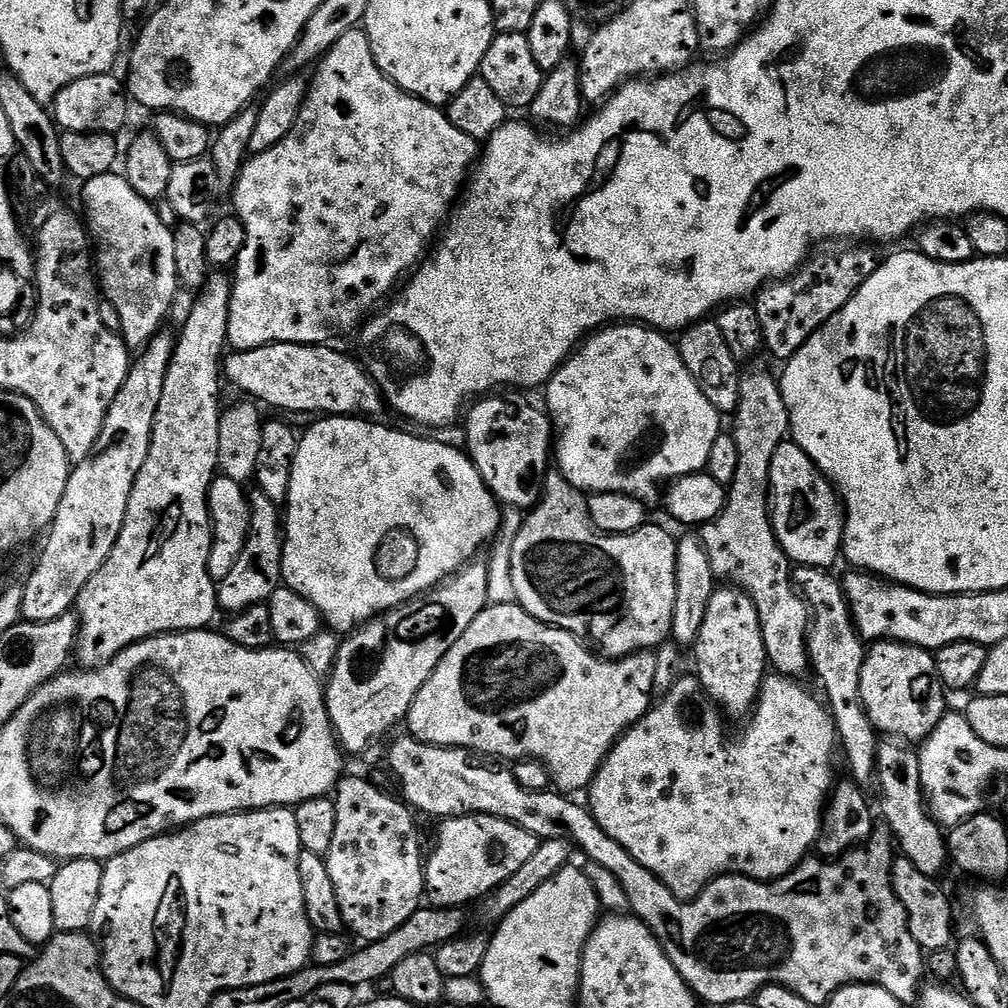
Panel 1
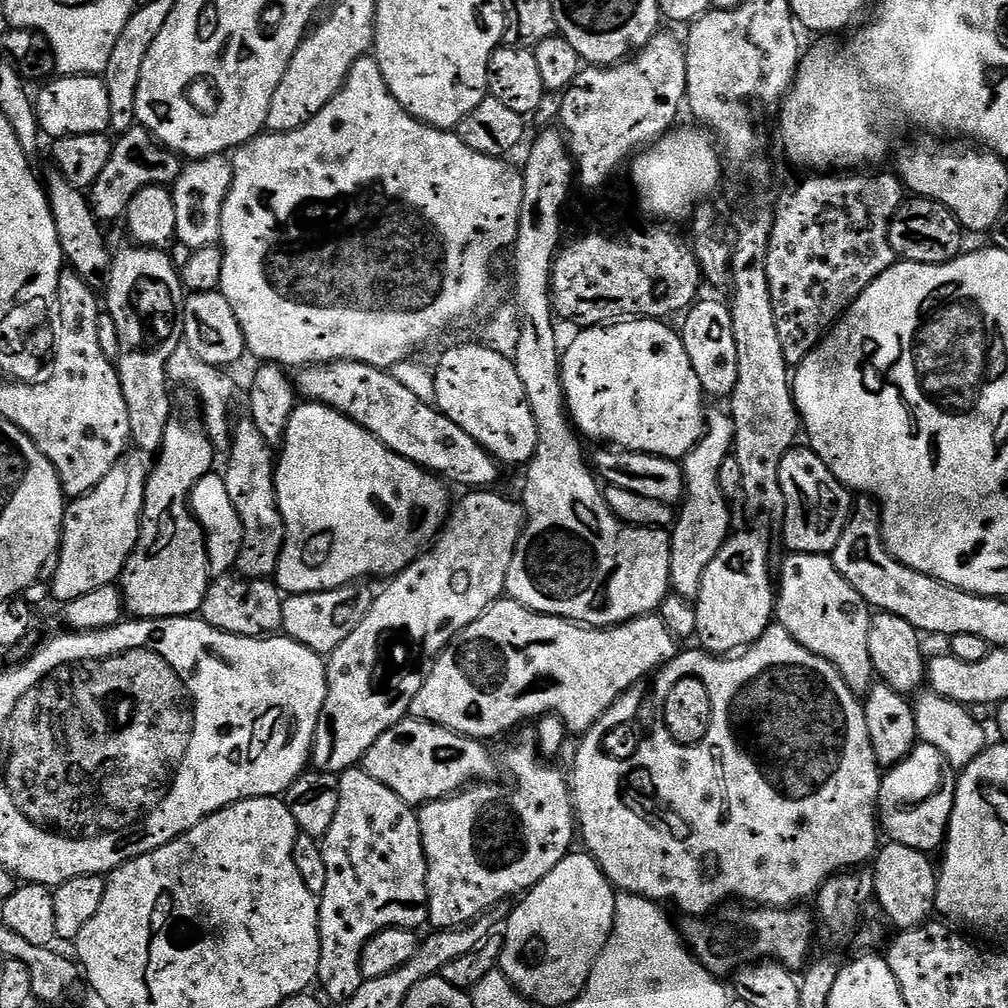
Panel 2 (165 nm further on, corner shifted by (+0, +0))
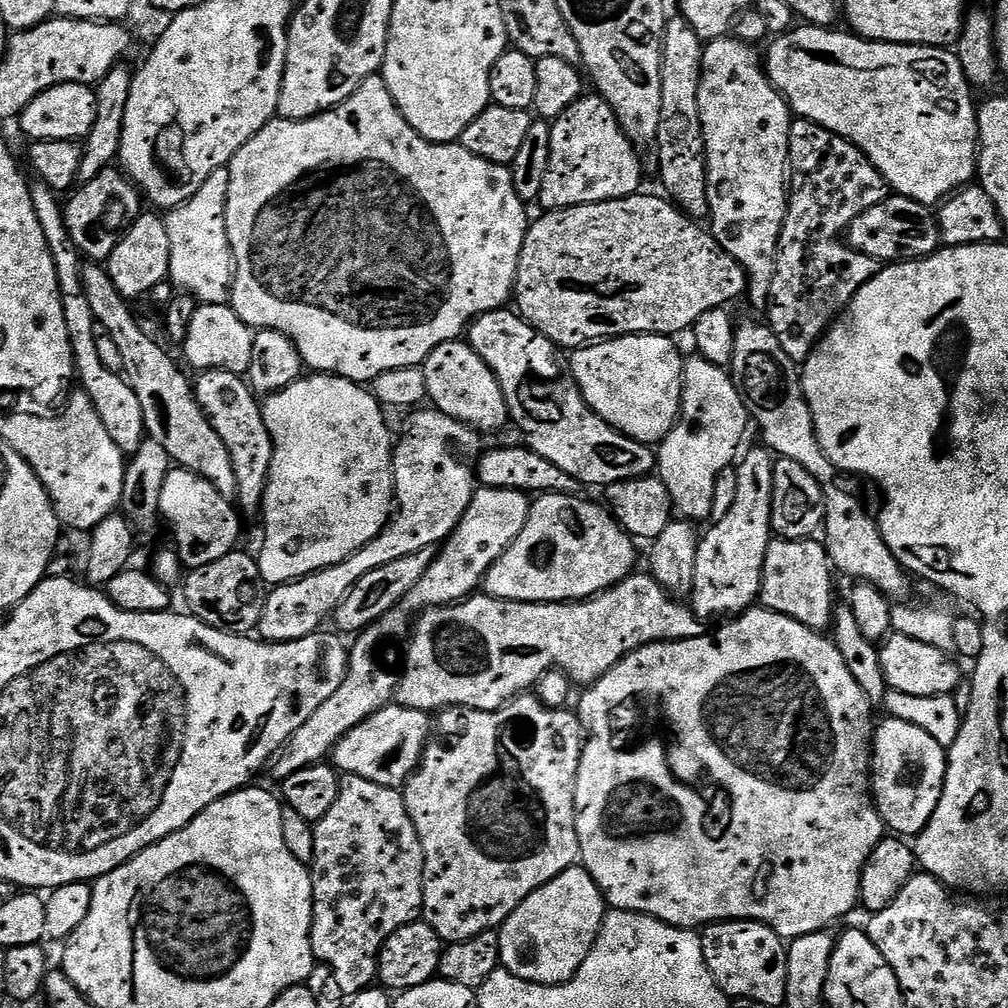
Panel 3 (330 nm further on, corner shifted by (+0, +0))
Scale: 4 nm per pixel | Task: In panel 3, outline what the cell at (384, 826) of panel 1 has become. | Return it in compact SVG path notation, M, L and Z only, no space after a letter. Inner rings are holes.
M345 775L340 781L340 789L338 790L338 802L334 802L334 806L330 806L330 814L326 814L326 818L319 820L314 826L316 833L314 834L314 859L310 865L312 874L312 955L316 957L319 963L331 970L334 978L338 978L339 984L342 986L345 997L351 998L357 996L359 992L363 992L377 979L378 965L380 963L380 951L386 942L386 938L390 938L390 934L394 934L394 930L398 930L402 926L413 923L421 915L424 906L424 855L422 854L422 842L418 842L418 830L414 830L414 822L410 822L408 811L404 805L404 797L397 789L387 788L386 786L378 786L374 782L366 782L366 778L358 778L357 776Z

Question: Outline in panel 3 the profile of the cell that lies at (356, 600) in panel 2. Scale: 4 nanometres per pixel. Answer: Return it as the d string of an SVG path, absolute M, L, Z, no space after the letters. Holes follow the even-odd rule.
M436 548L418 550L415 554L406 554L406 558L398 558L386 566L378 566L378 570L370 570L370 574L363 576L348 591L344 601L336 608L334 621L336 620L337 626L335 625L335 627L341 633L359 634L376 620L383 618L392 608L399 608L406 594L418 584L422 574L426 574L426 570L430 570L436 554Z

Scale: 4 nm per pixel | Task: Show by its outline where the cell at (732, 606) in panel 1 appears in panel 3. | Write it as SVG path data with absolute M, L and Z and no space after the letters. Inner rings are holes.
M767 447L745 451L739 461L738 494L730 514L715 521L712 529L703 533L698 548L698 562L694 562L694 586L690 597L693 614L702 621L712 622L715 616L735 618L748 611L760 599L762 570L766 550L772 545L772 503L774 502L774 456Z

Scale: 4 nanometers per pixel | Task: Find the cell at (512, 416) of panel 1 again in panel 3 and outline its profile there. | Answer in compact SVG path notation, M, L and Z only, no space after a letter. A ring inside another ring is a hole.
M463 339L451 340L431 352L422 365L431 407L481 433L496 432L510 417L498 378Z

